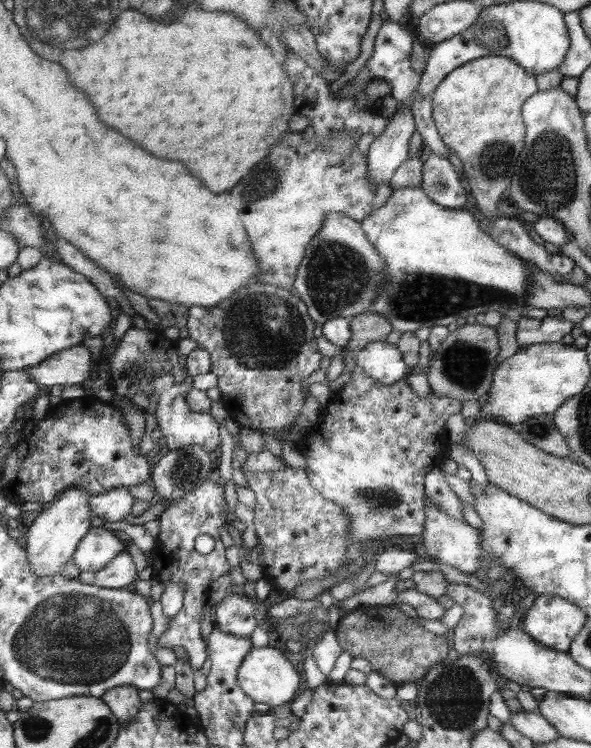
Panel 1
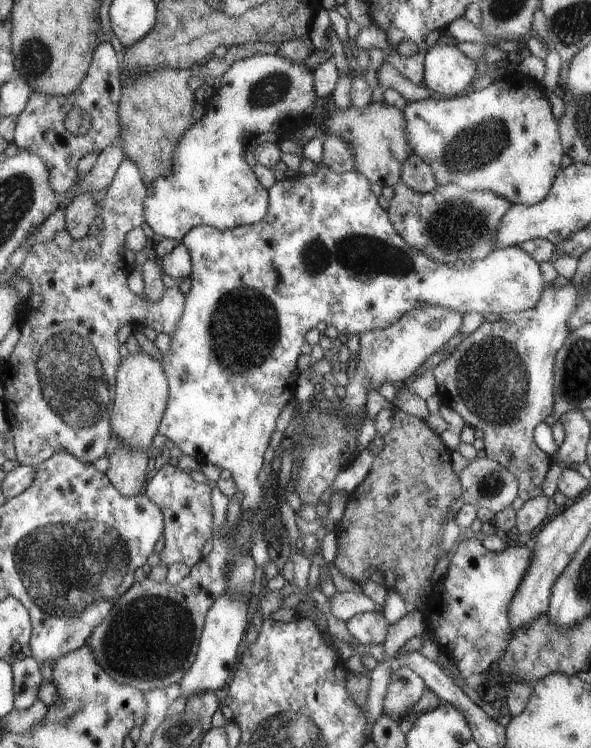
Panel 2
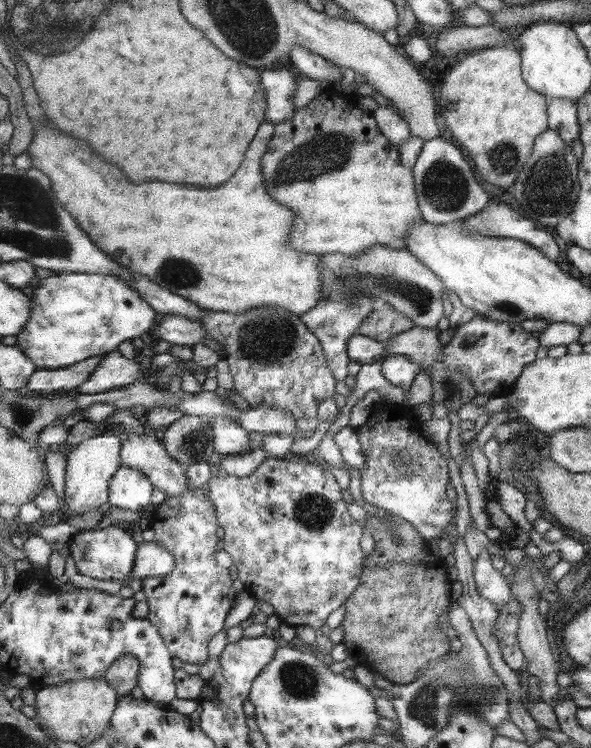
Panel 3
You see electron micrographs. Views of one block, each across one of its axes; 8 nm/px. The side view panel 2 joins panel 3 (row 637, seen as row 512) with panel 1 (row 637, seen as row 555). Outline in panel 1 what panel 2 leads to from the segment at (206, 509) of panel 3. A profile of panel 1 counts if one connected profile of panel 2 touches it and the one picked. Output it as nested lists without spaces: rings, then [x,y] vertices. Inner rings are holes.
[[[206,479],[193,491],[183,495],[183,497],[175,499],[173,504],[165,508],[159,515],[159,534],[155,536],[155,548],[151,549],[152,578],[155,578],[163,584],[181,584],[183,586],[183,605],[177,611],[175,616],[169,619],[167,629],[159,635],[157,646],[163,648],[173,648],[173,646],[181,646],[187,653],[187,661],[192,671],[205,670],[203,668],[203,660],[205,660],[205,644],[201,642],[199,636],[199,624],[201,624],[201,614],[205,612],[213,612],[219,605],[219,602],[224,603],[225,594],[231,592],[231,580],[229,580],[229,564],[225,560],[225,550],[223,544],[219,540],[219,528],[225,524],[225,516],[229,514],[229,508],[223,502],[223,488],[219,483],[212,482]],[[199,534],[209,534],[214,540],[214,547],[207,554],[200,554],[193,549],[195,536]]]

